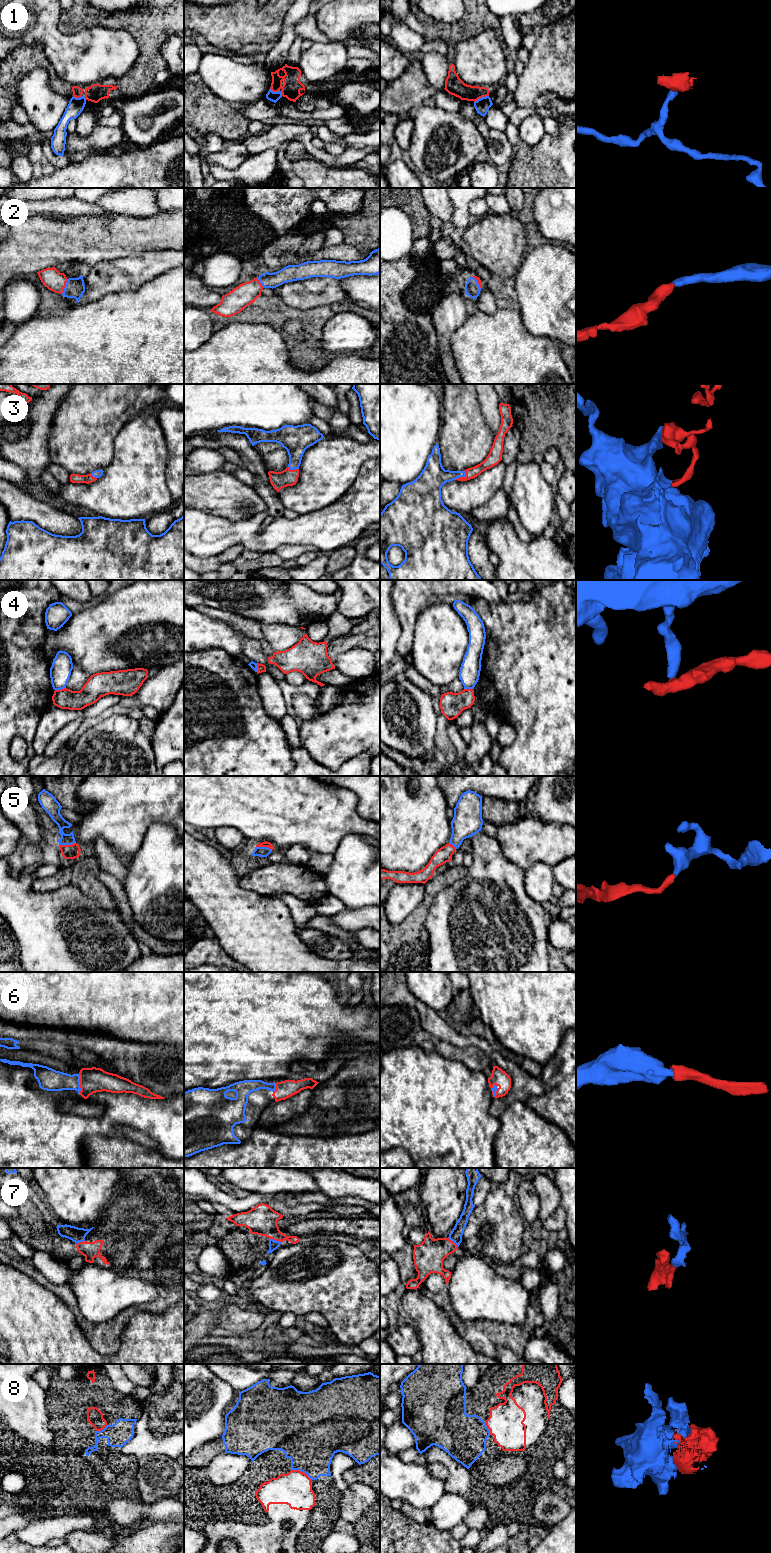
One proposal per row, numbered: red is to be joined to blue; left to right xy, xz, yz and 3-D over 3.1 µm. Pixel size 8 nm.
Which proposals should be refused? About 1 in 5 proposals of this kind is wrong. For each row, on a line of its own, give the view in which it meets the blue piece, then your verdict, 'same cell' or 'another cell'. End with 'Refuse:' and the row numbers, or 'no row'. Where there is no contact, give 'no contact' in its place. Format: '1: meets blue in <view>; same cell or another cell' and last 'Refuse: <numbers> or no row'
1: meets blue in xz; another cell
2: meets blue in xy; same cell
3: meets blue in yz; same cell
4: meets blue in xy; another cell
5: meets blue in xy; same cell
6: meets blue in xy; same cell
7: meets blue in xz; same cell
8: meets blue in xz; same cell
Refuse: 1, 4

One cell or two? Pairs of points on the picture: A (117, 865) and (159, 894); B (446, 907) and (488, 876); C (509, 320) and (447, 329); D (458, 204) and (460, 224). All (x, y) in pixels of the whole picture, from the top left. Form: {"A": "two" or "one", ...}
{"A": "two", "B": "one", "C": "two", "D": "one"}

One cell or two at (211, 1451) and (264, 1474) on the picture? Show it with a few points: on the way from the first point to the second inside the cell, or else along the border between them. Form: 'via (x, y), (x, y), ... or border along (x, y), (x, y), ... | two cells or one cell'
via (226, 1446), (242, 1446), (255, 1459) | one cell

